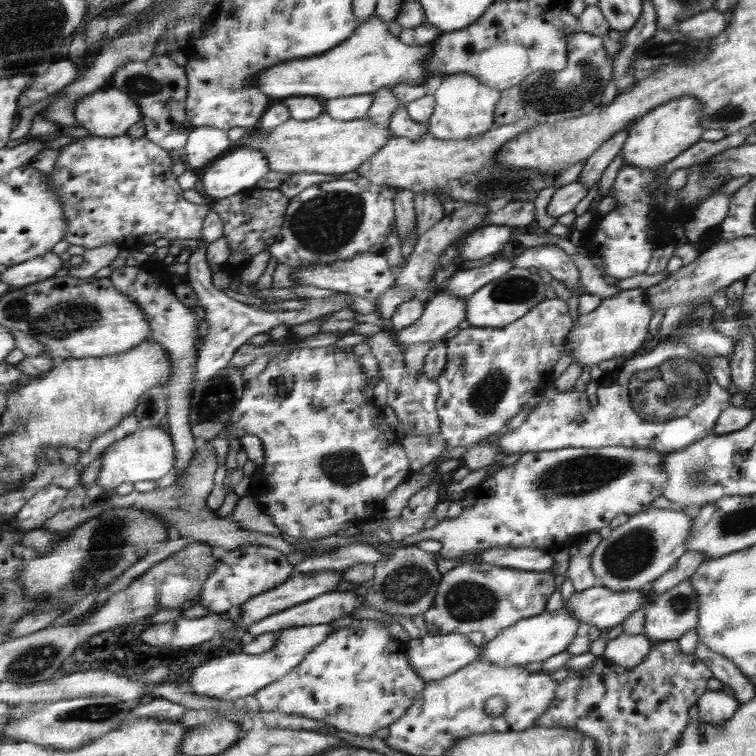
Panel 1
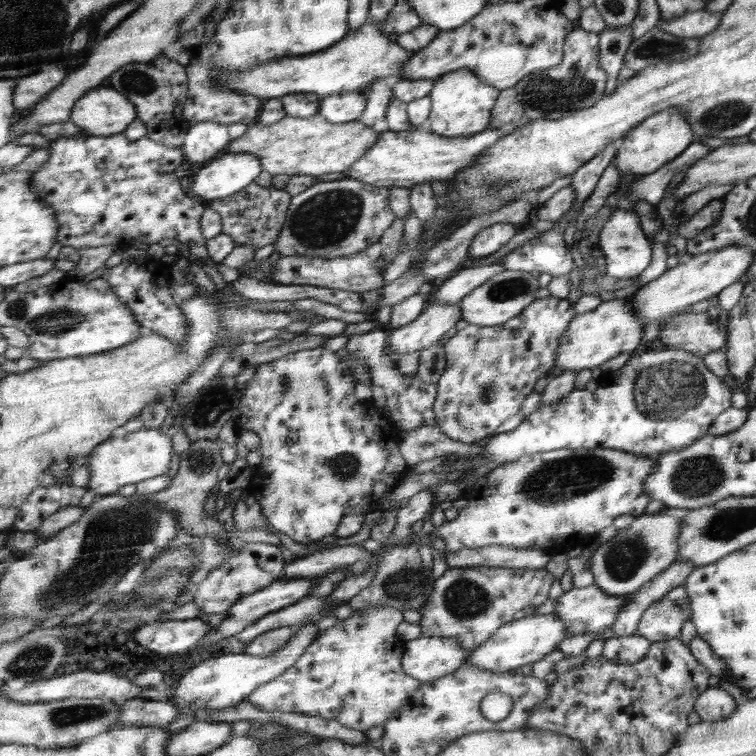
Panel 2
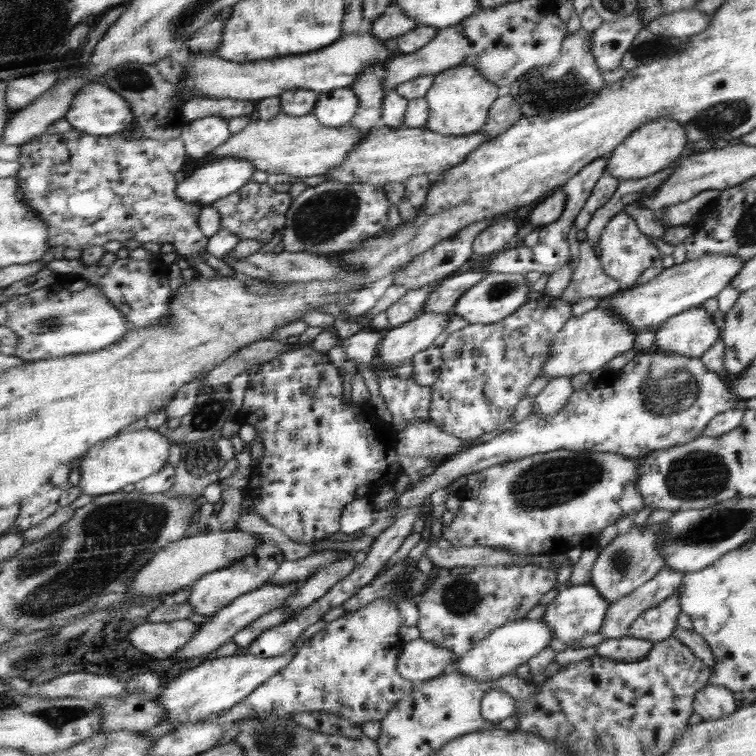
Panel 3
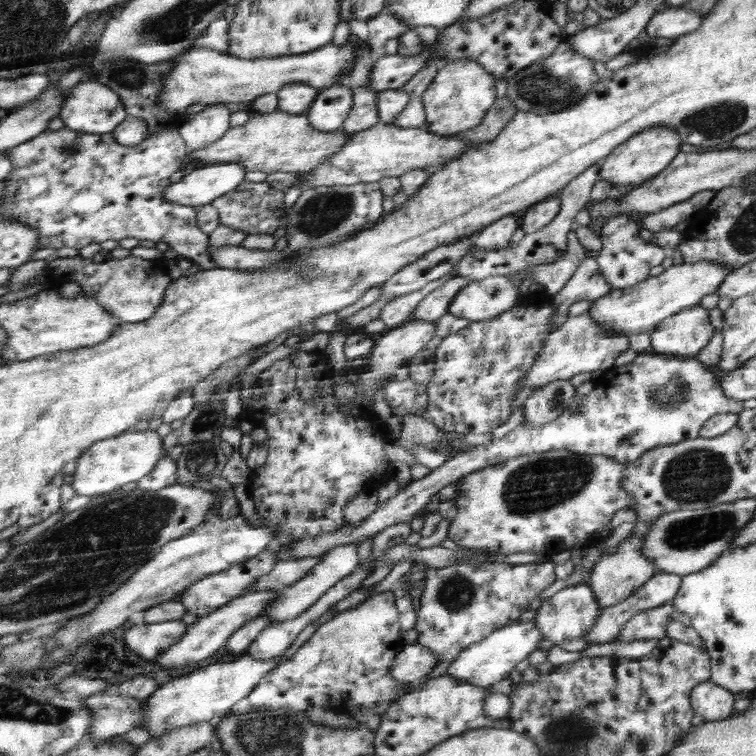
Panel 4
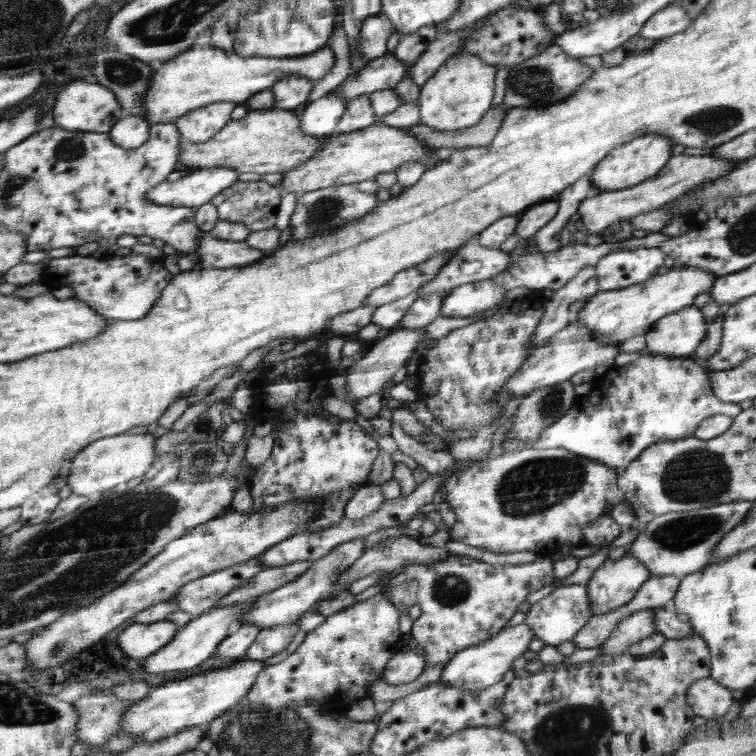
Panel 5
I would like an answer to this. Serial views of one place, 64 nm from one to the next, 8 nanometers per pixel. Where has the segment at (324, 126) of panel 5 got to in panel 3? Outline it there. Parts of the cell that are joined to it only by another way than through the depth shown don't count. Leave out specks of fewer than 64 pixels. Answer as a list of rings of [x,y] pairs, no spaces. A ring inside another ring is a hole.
[[[351,88],[330,90],[319,94],[313,113],[324,126],[348,125],[358,112],[358,97]]]

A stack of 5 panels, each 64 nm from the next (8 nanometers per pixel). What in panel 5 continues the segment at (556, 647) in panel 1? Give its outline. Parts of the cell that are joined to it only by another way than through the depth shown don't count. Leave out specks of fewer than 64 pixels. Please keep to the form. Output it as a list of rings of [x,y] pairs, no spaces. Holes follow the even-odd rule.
[[[526,623],[504,627],[498,634],[477,645],[460,650],[451,661],[444,666],[443,676],[439,679],[448,687],[479,691],[502,681],[503,674],[512,667],[512,663],[529,650],[535,631]]]

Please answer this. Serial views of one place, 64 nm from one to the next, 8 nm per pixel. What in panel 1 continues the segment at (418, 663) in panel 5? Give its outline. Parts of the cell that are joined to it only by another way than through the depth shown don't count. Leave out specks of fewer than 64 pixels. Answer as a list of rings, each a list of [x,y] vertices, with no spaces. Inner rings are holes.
[[[424,633],[408,641],[407,655],[424,681],[439,681],[479,660],[483,655],[483,646],[476,646],[467,635],[460,633]]]

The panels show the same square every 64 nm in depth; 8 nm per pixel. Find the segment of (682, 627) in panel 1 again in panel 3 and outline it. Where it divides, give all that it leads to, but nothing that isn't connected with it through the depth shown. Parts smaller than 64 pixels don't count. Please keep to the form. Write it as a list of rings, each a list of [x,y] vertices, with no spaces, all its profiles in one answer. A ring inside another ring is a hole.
[[[674,591],[654,608],[639,614],[638,618],[630,624],[630,630],[626,635],[656,642],[670,638],[681,612],[680,591]]]

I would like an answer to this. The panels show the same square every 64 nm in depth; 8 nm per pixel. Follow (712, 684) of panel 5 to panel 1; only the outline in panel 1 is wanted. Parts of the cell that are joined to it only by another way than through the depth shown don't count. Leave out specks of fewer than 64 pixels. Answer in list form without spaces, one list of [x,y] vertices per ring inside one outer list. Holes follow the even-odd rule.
[[[707,690],[697,702],[699,718],[711,724],[726,724],[739,709],[736,701],[722,690]]]

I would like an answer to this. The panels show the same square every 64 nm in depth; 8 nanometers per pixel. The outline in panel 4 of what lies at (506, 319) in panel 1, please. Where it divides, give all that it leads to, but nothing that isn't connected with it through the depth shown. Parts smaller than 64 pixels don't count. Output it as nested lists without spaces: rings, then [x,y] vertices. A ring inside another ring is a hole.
[[[489,276],[464,286],[448,304],[447,311],[470,322],[487,321],[507,313],[518,300],[520,290],[514,278]]]

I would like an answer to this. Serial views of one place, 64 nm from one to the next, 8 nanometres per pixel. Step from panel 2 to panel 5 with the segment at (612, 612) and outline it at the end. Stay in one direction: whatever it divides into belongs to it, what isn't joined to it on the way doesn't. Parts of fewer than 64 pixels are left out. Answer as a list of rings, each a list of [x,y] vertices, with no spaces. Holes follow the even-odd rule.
[[[573,584],[562,585],[554,589],[549,595],[532,604],[526,612],[525,623],[535,635],[548,645],[559,645],[579,633],[579,630],[591,620],[591,599],[590,591],[586,585]]]

